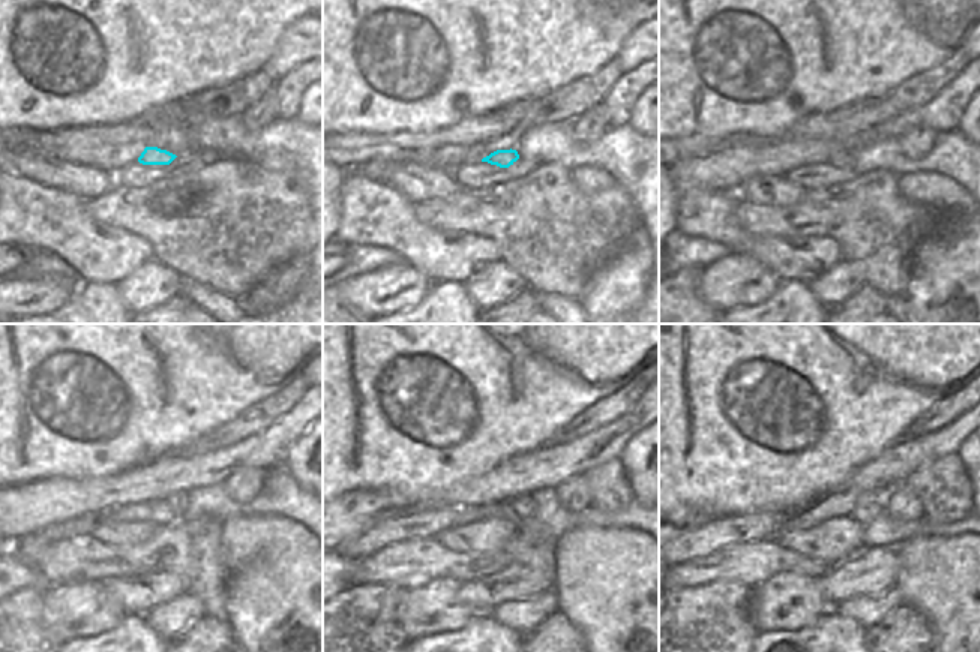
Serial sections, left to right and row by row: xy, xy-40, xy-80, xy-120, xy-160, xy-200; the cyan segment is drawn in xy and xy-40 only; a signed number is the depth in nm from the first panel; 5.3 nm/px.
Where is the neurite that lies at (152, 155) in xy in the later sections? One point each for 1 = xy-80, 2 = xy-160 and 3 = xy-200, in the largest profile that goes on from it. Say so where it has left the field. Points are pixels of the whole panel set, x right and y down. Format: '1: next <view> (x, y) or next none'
1: next xy-80 (844, 159)
2: next xy-160 (523, 505)
3: next xy-200 (869, 505)

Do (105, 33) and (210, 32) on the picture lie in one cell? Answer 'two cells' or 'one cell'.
one cell

